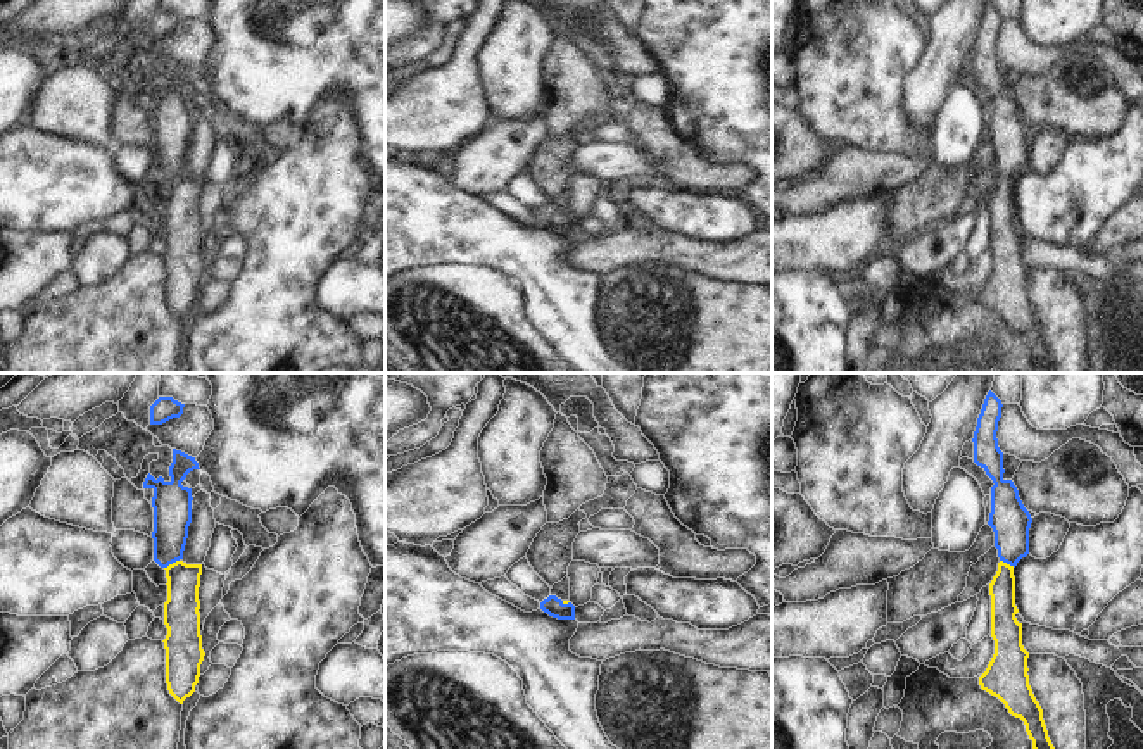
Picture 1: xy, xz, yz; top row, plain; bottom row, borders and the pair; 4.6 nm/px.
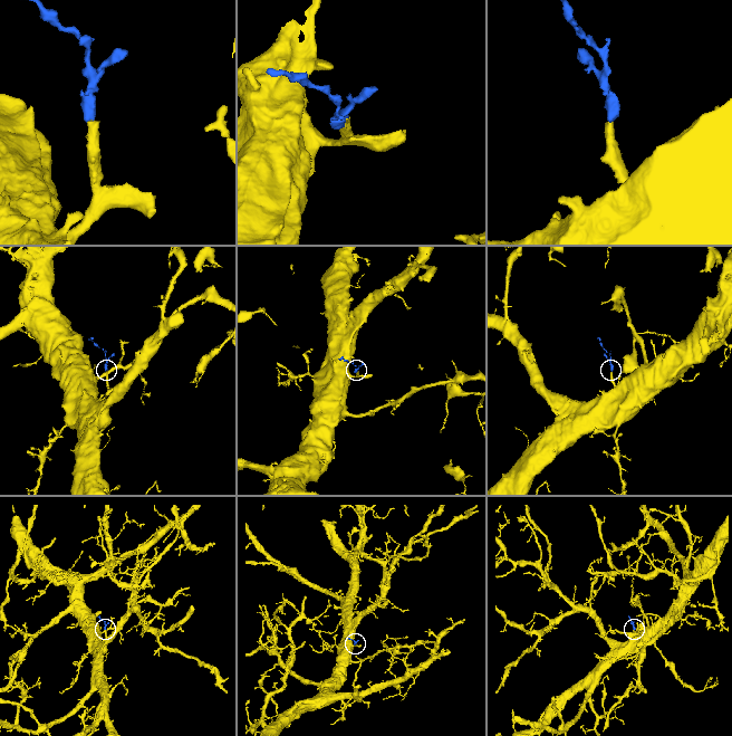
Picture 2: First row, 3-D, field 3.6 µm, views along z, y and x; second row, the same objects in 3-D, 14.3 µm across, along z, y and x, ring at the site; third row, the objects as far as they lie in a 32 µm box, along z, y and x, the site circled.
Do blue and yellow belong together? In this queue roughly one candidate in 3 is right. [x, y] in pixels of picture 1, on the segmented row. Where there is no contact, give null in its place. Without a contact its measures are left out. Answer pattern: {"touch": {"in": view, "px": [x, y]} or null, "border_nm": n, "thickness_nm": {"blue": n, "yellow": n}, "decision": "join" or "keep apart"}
{"touch": {"in": "xy", "px": [171, 563]}, "border_nm": 80, "thickness_nm": {"blue": 180, "yellow": 160}, "decision": "join"}

